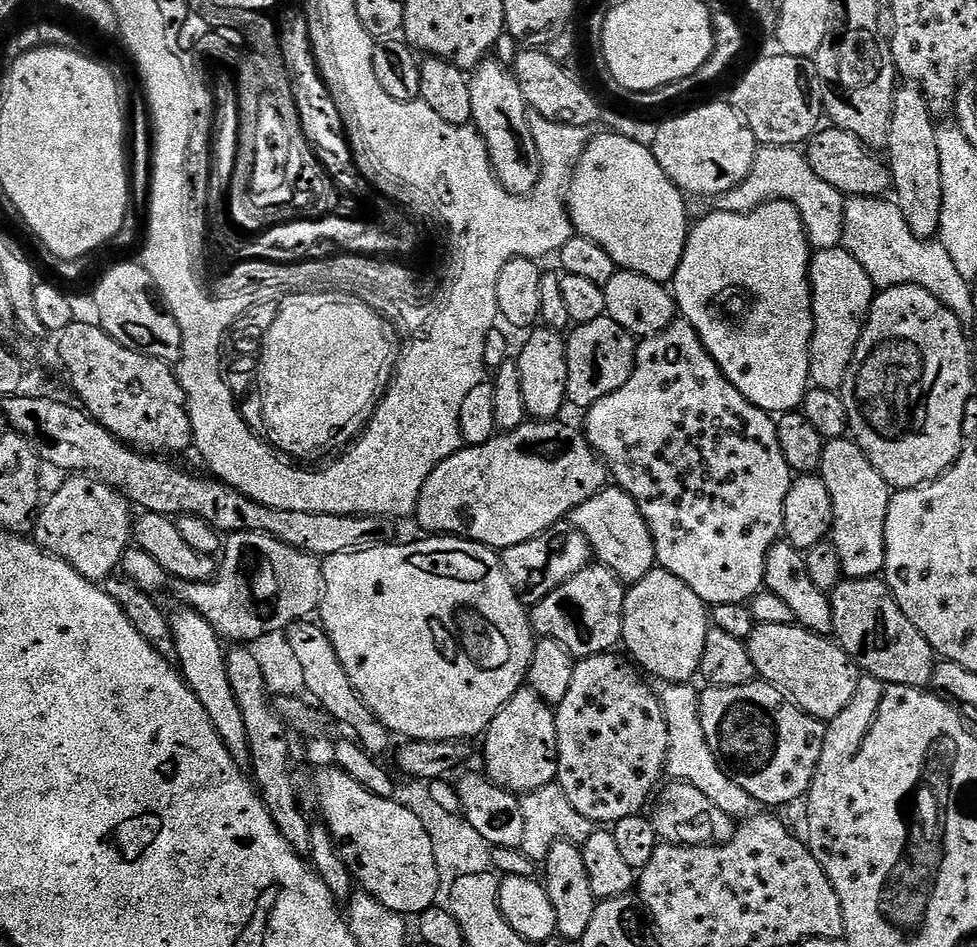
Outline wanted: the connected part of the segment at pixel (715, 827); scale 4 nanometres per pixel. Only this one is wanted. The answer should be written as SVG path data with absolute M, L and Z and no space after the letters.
M669 781L655 795L650 810L650 819L657 839L663 843L678 844L684 847L704 847L708 844L725 844L733 837L736 829L733 817L719 810L714 802L684 781Z

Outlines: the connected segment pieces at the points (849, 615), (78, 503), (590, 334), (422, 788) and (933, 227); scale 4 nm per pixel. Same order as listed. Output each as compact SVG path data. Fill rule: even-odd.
M841 579L839 586L832 589L830 599L834 639L865 677L911 688L931 685L933 650L914 622L902 614L883 579Z
M72 474L52 497L43 501L34 520L35 543L50 556L62 558L82 578L103 582L121 567L134 536L134 508L128 499L92 474Z
M606 314L594 322L575 325L567 337L568 377L566 378L566 400L569 405L587 410L594 402L622 390L630 382L630 374L636 368L637 337L632 336L618 322Z
M406 780L397 785L393 799L417 815L418 822L422 822L422 826L430 834L430 846L434 846L434 862L438 862L441 881L452 883L469 874L489 871L491 845L470 826L463 815L450 812L436 800L432 788L433 785L427 780Z
M900 86L896 89L895 96L892 97L892 117L890 118L890 130L888 131L888 142L886 145L886 163L892 174L892 186L891 191L896 192L894 195L894 202L902 210L902 218L906 218L906 226L910 226L910 230L918 237L932 238L939 233L940 230L940 215L942 214L942 166L940 165L940 159L938 158L938 138L936 137L936 130L938 127L937 121L934 119L934 113L928 103L928 99L925 98L924 93L915 86Z

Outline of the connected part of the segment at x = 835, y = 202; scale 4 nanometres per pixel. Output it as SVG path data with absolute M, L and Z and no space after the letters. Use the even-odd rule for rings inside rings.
M760 146L756 149L756 157L752 163L752 169L747 178L736 188L725 192L722 197L722 208L725 212L753 212L758 206L762 206L771 200L788 200L798 210L798 214L808 233L808 242L813 249L838 248L844 239L844 202L845 195L839 192L830 182L822 182L814 170L810 170L807 155L796 146Z

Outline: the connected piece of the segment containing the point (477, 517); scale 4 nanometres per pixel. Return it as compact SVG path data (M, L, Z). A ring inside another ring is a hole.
M556 418L526 422L518 430L497 434L491 440L486 441L485 444L461 447L459 452L455 452L450 458L443 460L430 474L430 478L426 478L426 486L422 486L422 494L416 503L414 520L417 520L425 528L425 533L459 536L465 540L473 540L479 544L484 544L487 548L495 548L497 550L503 550L510 546L518 546L518 542L526 542L538 534L542 534L550 526L561 523L575 508L582 506L582 502L586 502L591 496L602 491L609 483L610 477L608 469L604 467L603 460L590 447L588 437L584 435L583 431L576 429L575 432L570 425L559 424L560 422Z

